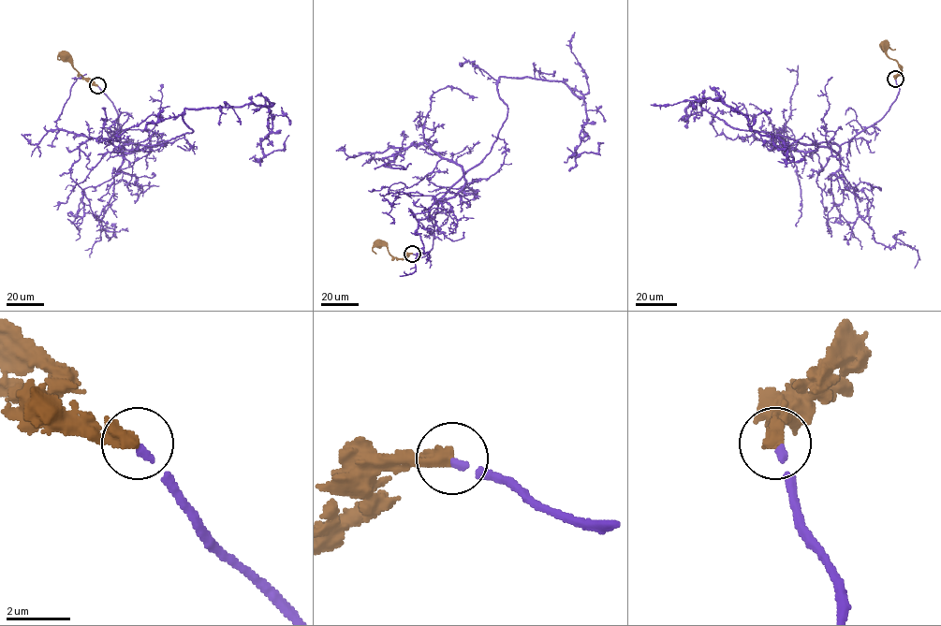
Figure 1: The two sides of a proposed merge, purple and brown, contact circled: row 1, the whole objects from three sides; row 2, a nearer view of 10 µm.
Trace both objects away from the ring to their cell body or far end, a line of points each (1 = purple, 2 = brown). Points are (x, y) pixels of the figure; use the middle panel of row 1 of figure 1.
1: (412, 254), (433, 249), (437, 202), (497, 137), (500, 77), (563, 81), (584, 103), (575, 153), (603, 142)
2: (412, 254), (404, 258), (393, 257), (382, 242), (378, 243)

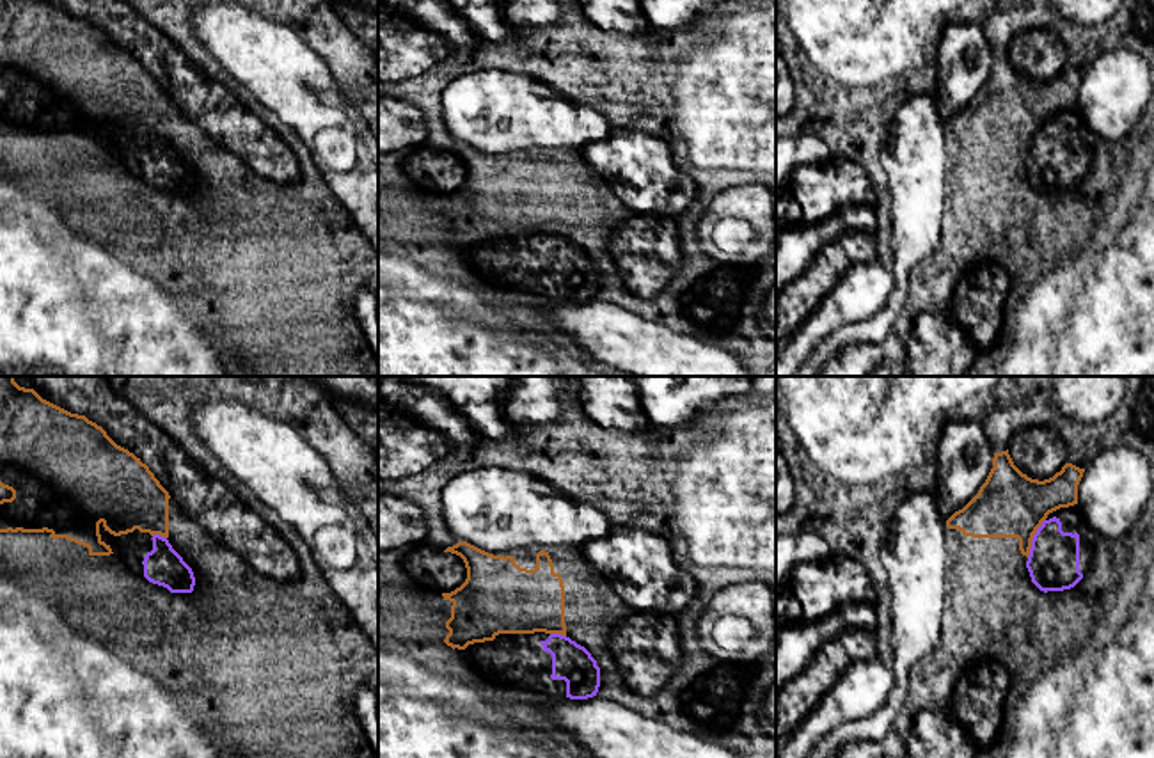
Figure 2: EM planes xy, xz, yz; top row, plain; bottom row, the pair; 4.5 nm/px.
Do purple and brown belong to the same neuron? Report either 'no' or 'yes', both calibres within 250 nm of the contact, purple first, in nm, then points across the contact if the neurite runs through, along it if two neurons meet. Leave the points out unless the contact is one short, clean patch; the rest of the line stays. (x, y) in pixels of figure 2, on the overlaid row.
yes; 240 nm thick on the purple side, 300 nm on the other; runs through yz (1053, 563), (1053, 558), (1034, 538), (1030, 526), (1009, 505)

